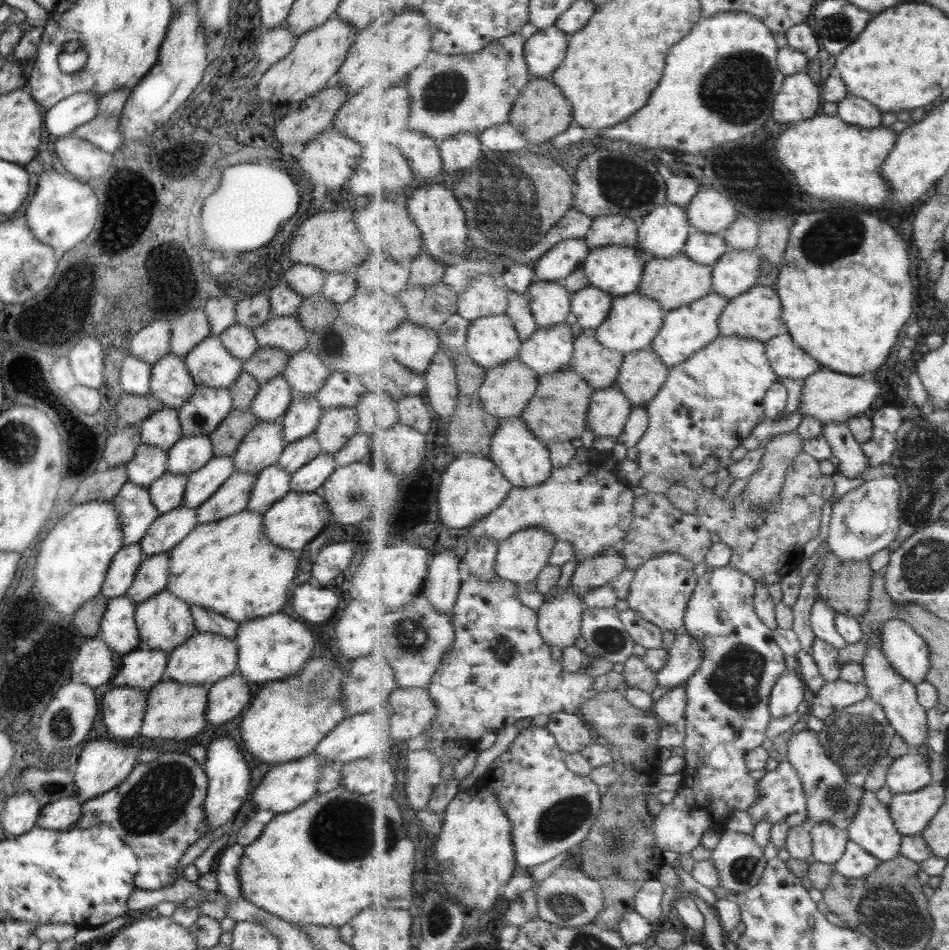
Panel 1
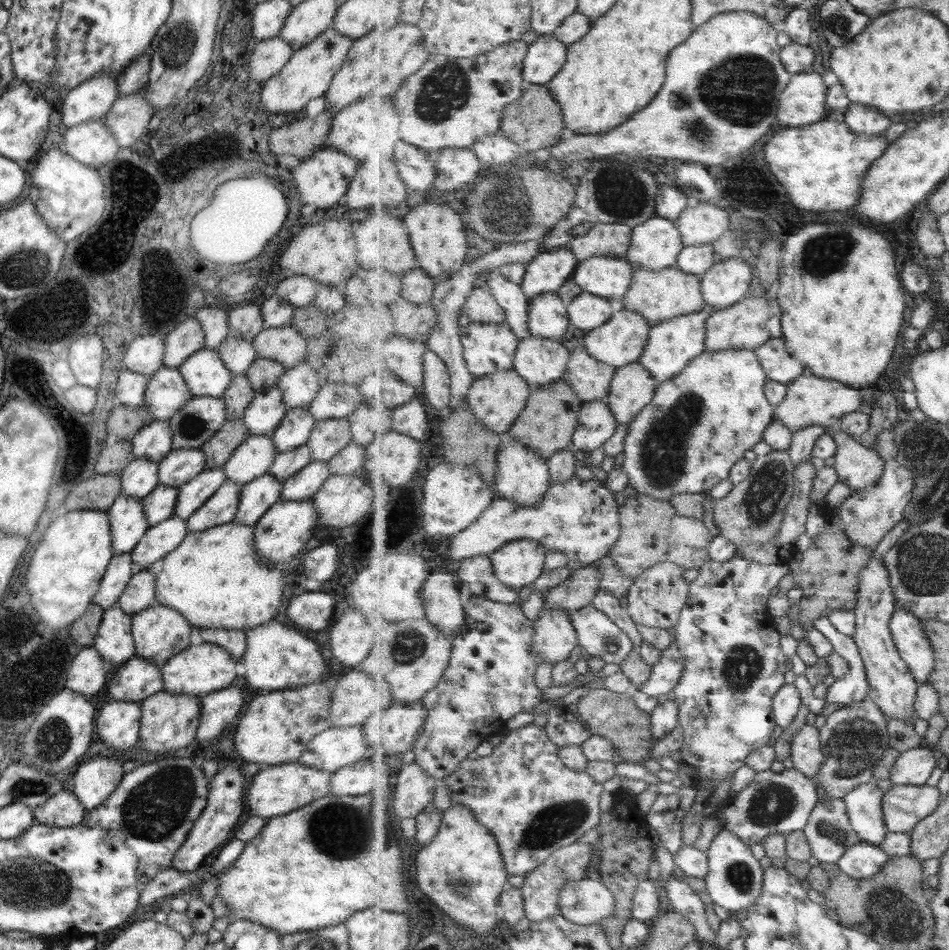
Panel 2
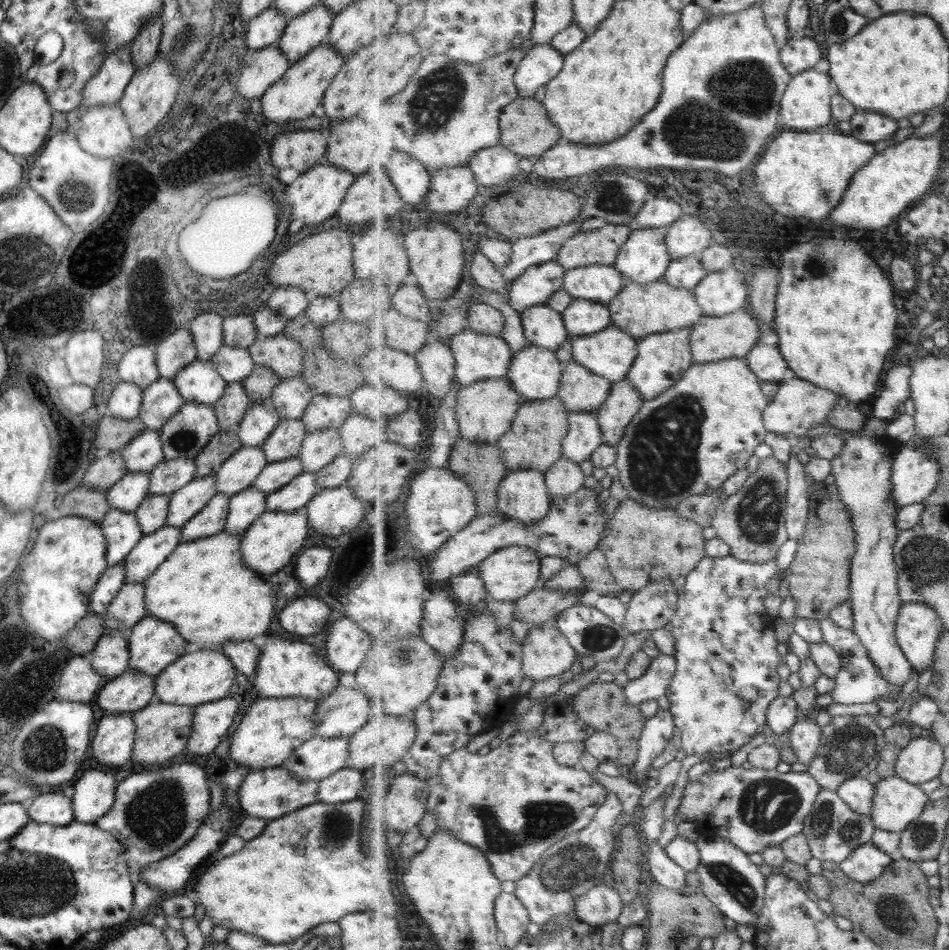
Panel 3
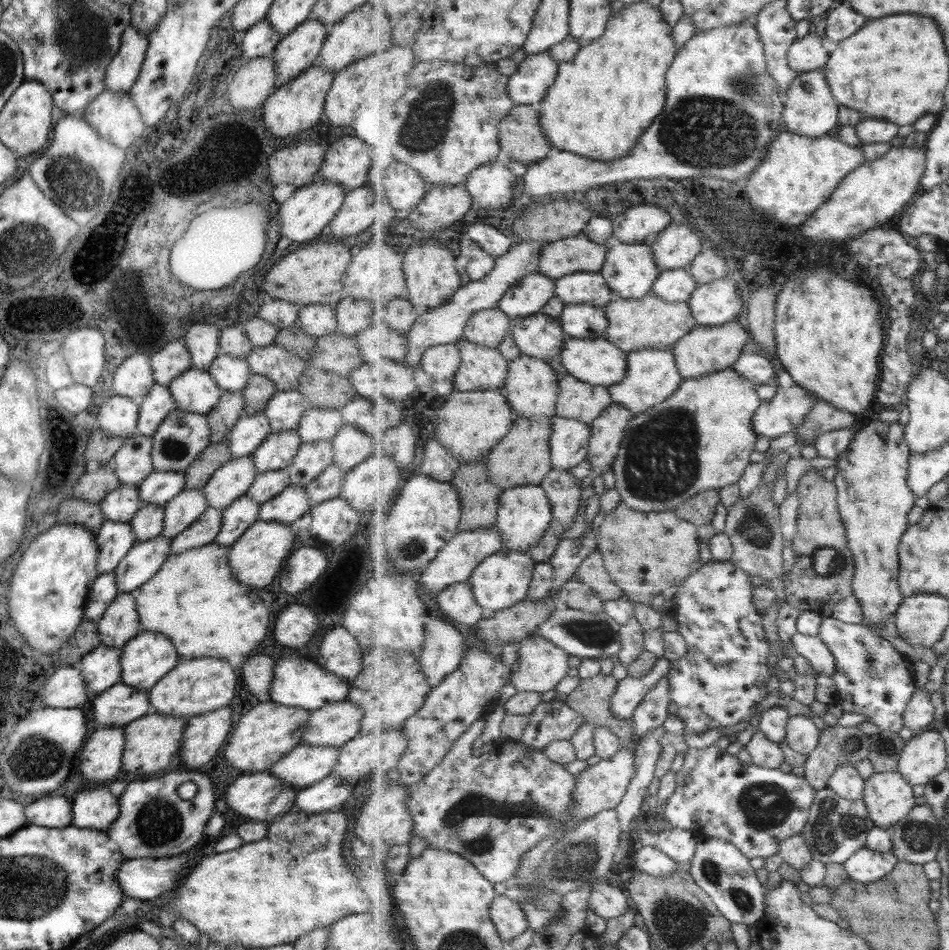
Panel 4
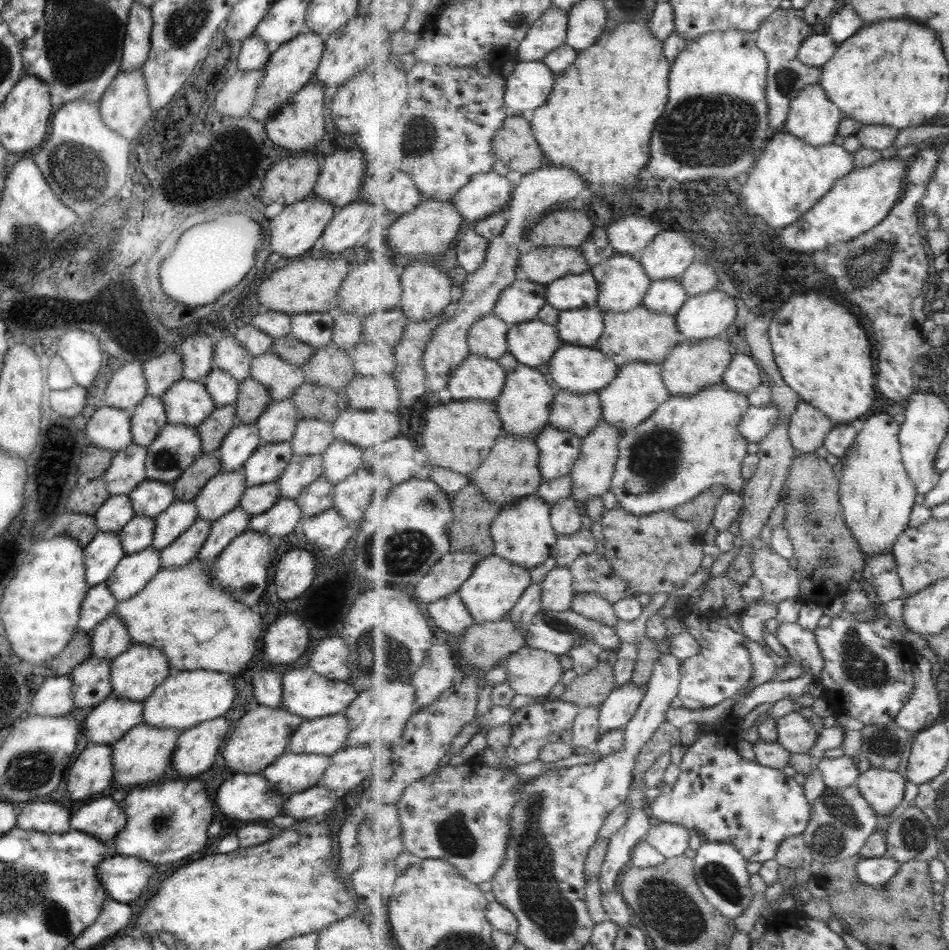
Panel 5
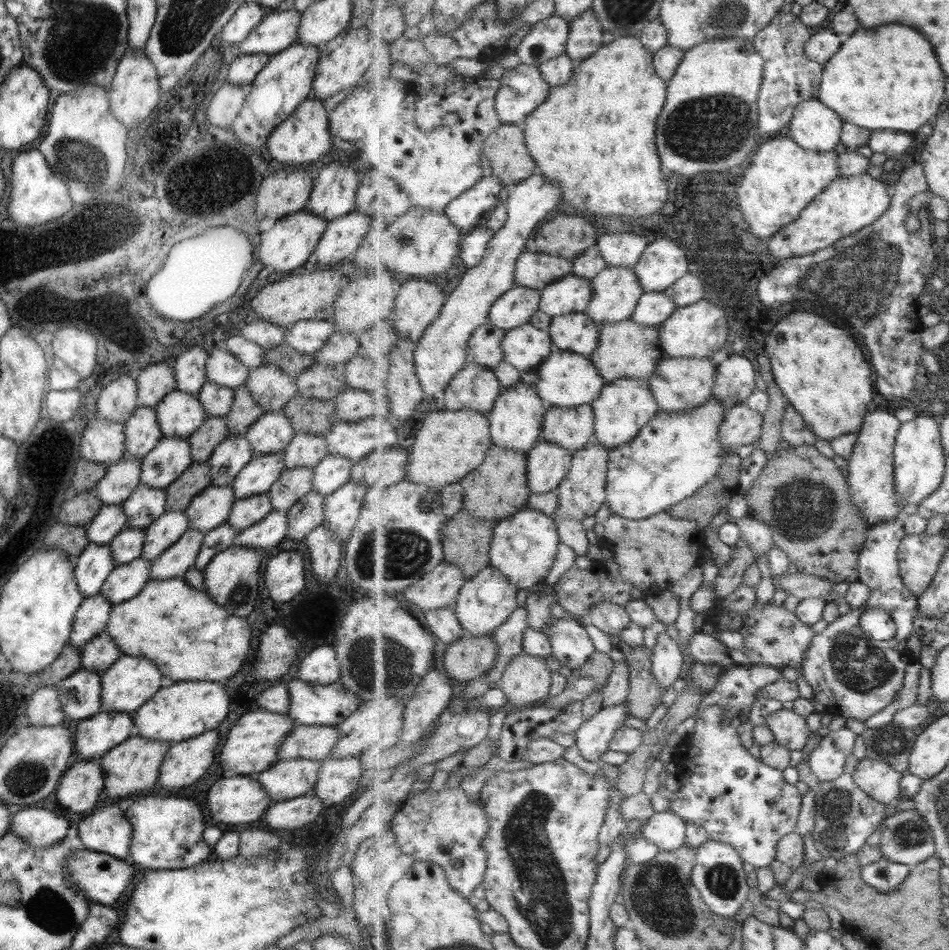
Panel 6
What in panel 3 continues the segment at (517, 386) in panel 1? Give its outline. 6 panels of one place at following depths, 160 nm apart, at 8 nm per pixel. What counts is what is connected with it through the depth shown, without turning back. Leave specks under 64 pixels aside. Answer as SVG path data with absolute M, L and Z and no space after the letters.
M490 378L464 386L458 394L457 412L461 438L477 444L493 444L512 430L518 410L523 405L523 398L513 386L511 379Z

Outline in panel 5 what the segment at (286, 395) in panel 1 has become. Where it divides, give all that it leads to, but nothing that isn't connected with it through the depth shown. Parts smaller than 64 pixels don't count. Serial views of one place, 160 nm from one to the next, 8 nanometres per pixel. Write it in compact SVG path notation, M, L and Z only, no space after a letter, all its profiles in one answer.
M238 424L225 436L217 450L219 472L241 469L247 458L260 446L254 424Z

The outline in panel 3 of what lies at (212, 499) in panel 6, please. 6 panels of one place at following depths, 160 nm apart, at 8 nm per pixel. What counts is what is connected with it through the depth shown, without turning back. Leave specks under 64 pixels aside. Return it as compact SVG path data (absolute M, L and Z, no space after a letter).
M261 447L241 448L221 464L215 479L215 492L231 497L245 488L252 487L252 482L267 465Z

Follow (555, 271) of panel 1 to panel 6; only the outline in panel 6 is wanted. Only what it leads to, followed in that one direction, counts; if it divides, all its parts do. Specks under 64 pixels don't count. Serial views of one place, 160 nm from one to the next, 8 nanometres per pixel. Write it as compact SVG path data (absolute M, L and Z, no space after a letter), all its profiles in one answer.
M516 284L490 310L490 321L503 330L527 325L540 309L542 293L533 287Z

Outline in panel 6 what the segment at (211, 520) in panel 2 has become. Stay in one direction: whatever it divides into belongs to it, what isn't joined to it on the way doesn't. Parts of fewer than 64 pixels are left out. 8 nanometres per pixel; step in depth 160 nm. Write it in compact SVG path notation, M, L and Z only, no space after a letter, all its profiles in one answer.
M187 529L169 548L166 548L149 567L149 580L182 577L195 563L204 532Z

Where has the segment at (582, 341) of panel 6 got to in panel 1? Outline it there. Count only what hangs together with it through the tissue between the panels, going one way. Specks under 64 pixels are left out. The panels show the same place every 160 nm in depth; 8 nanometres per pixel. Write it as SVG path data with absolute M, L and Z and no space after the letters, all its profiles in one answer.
M589 285L571 294L571 299L572 317L585 331L594 331L608 320L613 296L607 291Z

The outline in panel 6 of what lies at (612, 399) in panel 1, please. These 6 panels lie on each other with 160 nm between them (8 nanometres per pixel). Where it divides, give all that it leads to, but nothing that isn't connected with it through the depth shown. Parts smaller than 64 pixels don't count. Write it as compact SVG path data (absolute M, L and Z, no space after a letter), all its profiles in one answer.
M541 439L527 453L527 474L532 494L556 491L573 467L574 453Z

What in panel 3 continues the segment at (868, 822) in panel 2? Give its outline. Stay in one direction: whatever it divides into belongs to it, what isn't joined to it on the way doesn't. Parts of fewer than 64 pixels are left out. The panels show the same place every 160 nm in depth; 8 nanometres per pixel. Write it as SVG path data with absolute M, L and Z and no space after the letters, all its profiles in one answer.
M856 776L845 781L838 795L855 811L863 816L872 816L876 786L866 777Z

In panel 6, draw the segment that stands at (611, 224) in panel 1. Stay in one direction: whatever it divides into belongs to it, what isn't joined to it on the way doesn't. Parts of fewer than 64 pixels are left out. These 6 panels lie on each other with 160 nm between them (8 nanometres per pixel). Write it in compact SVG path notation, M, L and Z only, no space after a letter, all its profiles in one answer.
M524 252L516 264L516 282L542 291L547 286L573 273L573 262L559 255Z

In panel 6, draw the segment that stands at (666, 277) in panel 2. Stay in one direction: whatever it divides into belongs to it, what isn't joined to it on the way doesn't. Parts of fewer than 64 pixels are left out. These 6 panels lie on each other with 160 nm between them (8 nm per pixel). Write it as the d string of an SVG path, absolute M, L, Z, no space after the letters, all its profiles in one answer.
M635 319L619 322L608 322L600 325L600 345L589 358L603 374L605 382L619 379L643 379L649 382L653 373L665 359L660 342L659 326L650 327L638 323Z

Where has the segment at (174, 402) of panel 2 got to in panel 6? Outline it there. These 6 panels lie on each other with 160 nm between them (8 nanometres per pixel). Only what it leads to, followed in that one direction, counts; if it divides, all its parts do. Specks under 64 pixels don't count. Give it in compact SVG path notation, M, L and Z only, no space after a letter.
M138 406L125 421L123 436L125 438L125 453L123 458L141 460L150 452L162 438L157 426L154 407Z

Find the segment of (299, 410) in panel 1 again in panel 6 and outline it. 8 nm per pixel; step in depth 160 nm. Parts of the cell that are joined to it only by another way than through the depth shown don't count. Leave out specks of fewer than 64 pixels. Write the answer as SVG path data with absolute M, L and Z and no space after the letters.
M282 452L252 456L247 465L234 476L231 487L233 496L241 500L267 493L283 470Z

